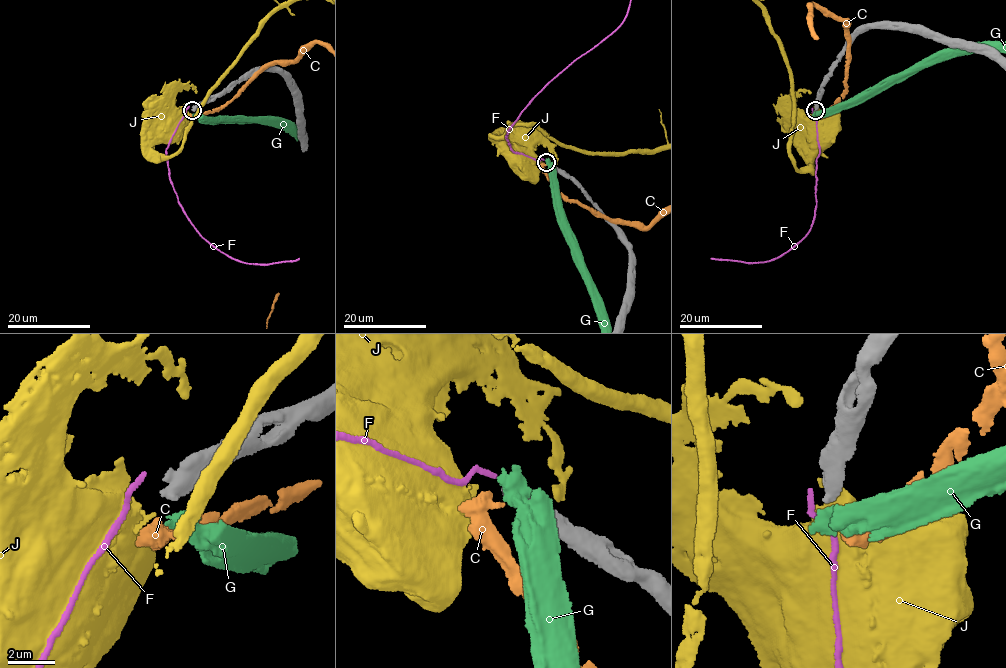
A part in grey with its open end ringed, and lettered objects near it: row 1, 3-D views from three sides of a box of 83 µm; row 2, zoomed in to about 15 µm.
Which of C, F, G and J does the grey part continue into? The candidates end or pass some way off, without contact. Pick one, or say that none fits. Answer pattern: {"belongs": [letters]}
{"belongs": []}

